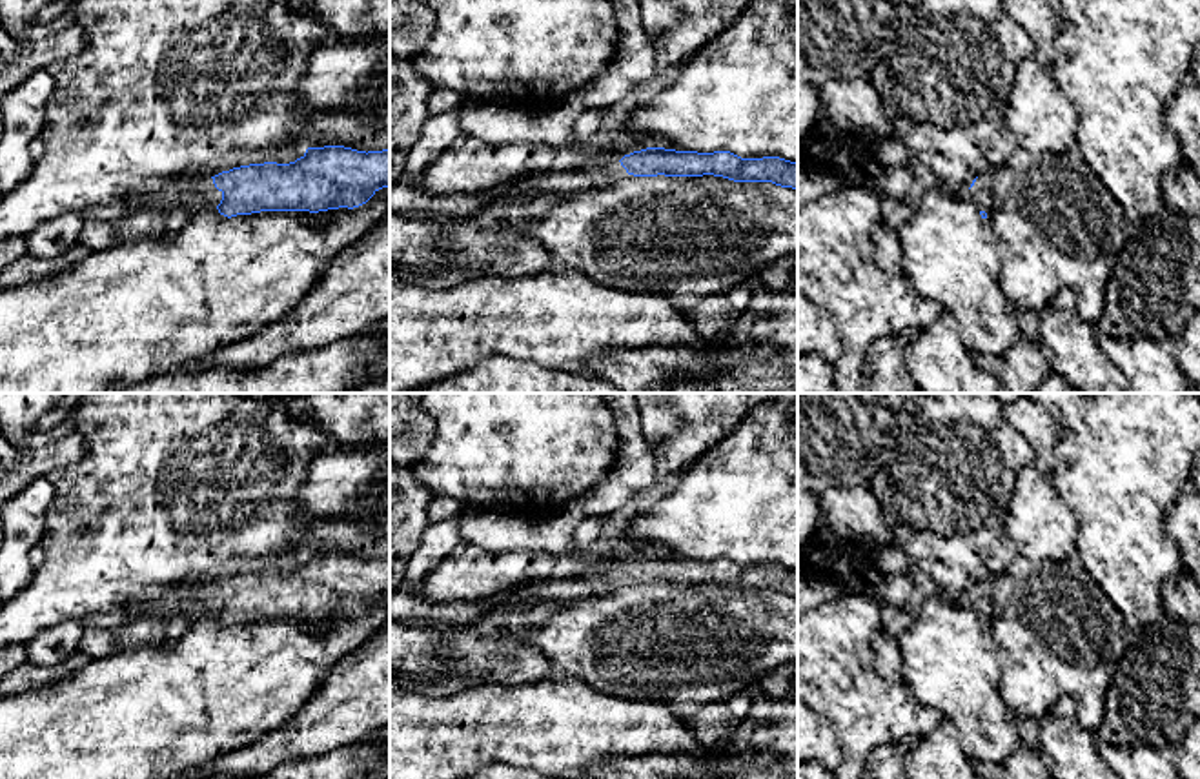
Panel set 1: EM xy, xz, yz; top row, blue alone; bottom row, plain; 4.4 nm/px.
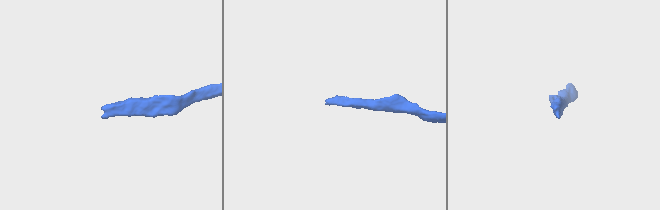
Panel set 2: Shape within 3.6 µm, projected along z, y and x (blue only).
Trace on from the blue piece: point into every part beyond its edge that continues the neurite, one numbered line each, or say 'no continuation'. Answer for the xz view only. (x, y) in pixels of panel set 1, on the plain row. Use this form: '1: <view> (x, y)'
1: xz (405, 607)

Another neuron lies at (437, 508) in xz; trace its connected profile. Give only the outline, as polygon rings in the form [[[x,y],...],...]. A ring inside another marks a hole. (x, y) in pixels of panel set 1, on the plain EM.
[[[432,497],[426,506],[426,515],[432,521],[442,521],[442,519],[459,519],[464,513],[464,506],[446,499],[446,497]]]

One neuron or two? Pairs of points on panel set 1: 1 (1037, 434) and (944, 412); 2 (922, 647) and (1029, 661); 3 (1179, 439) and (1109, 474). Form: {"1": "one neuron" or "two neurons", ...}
{"1": "two neurons", "2": "two neurons", "3": "one neuron"}

